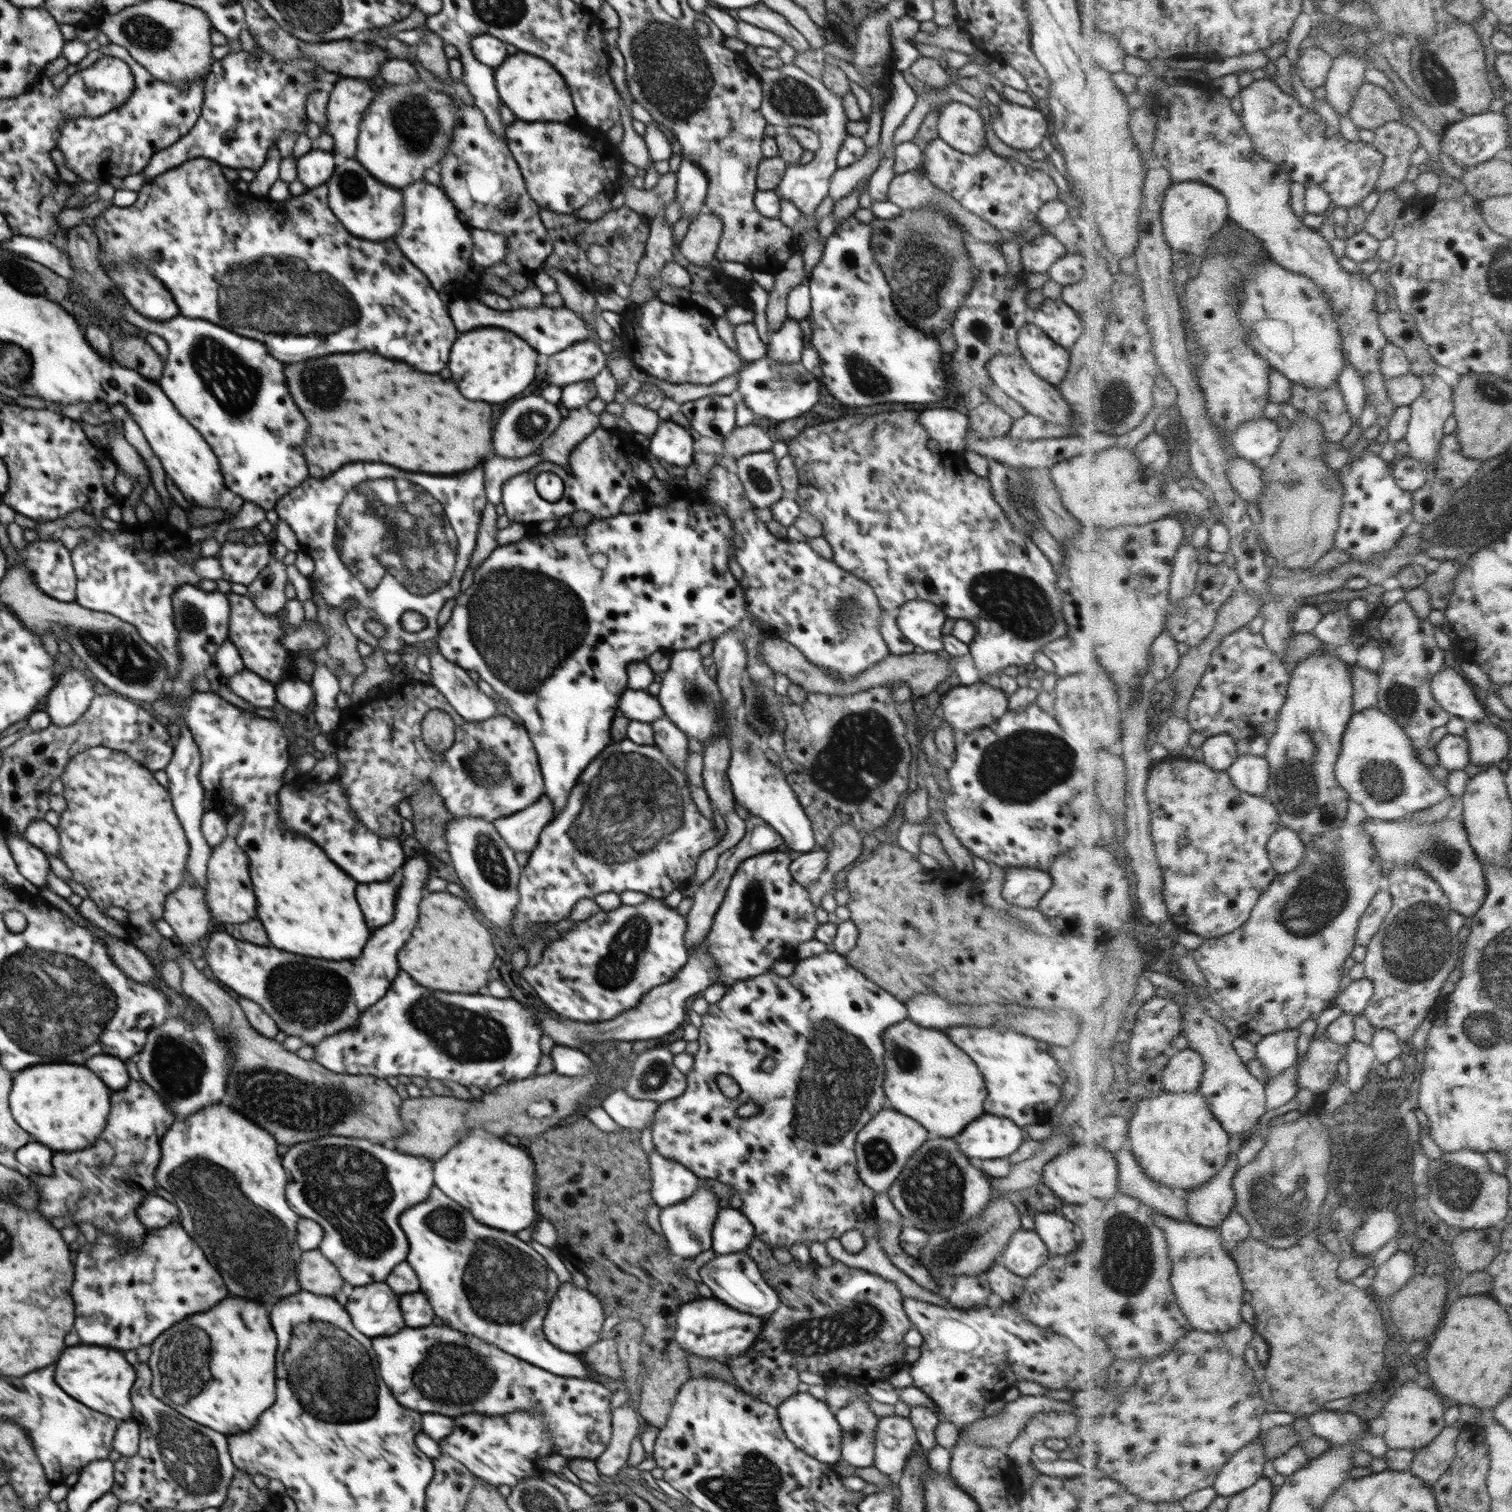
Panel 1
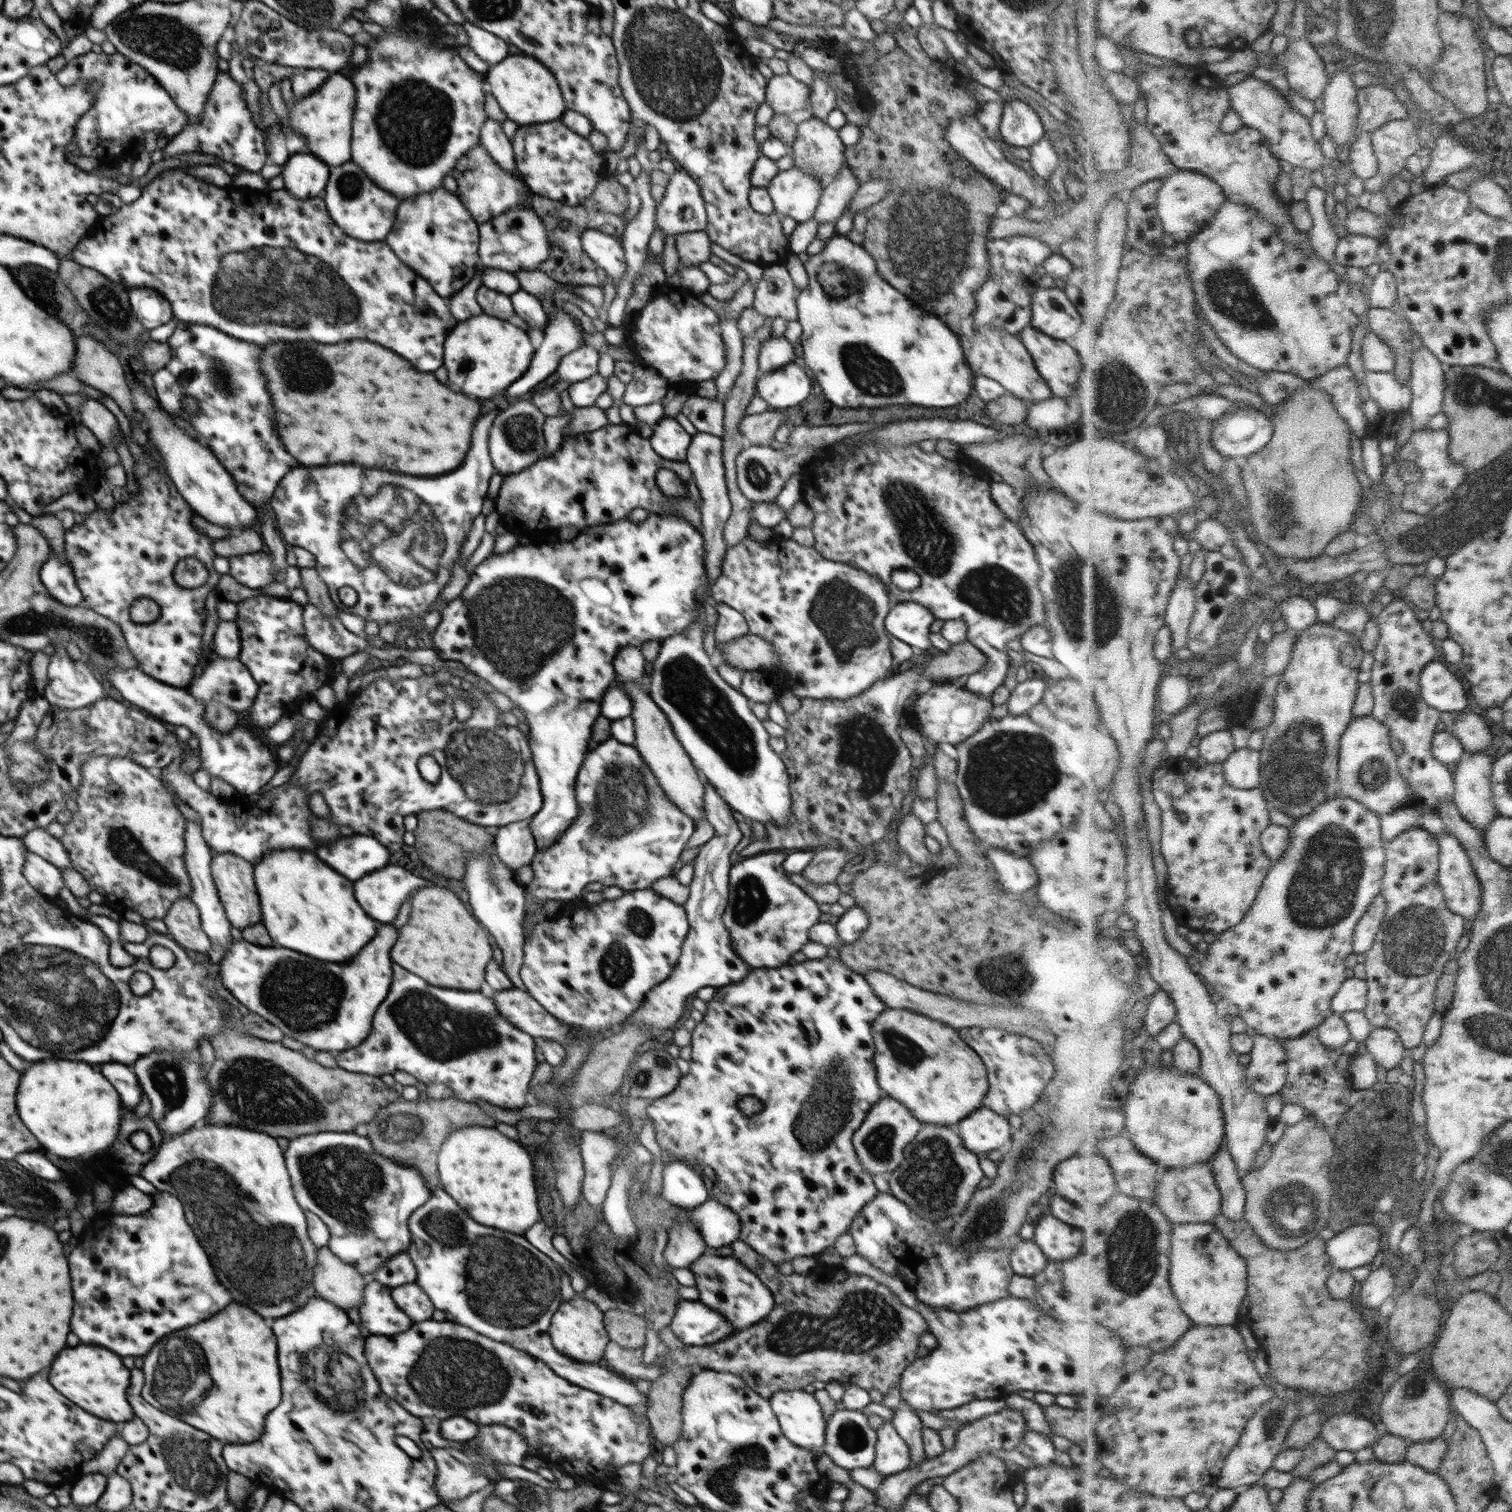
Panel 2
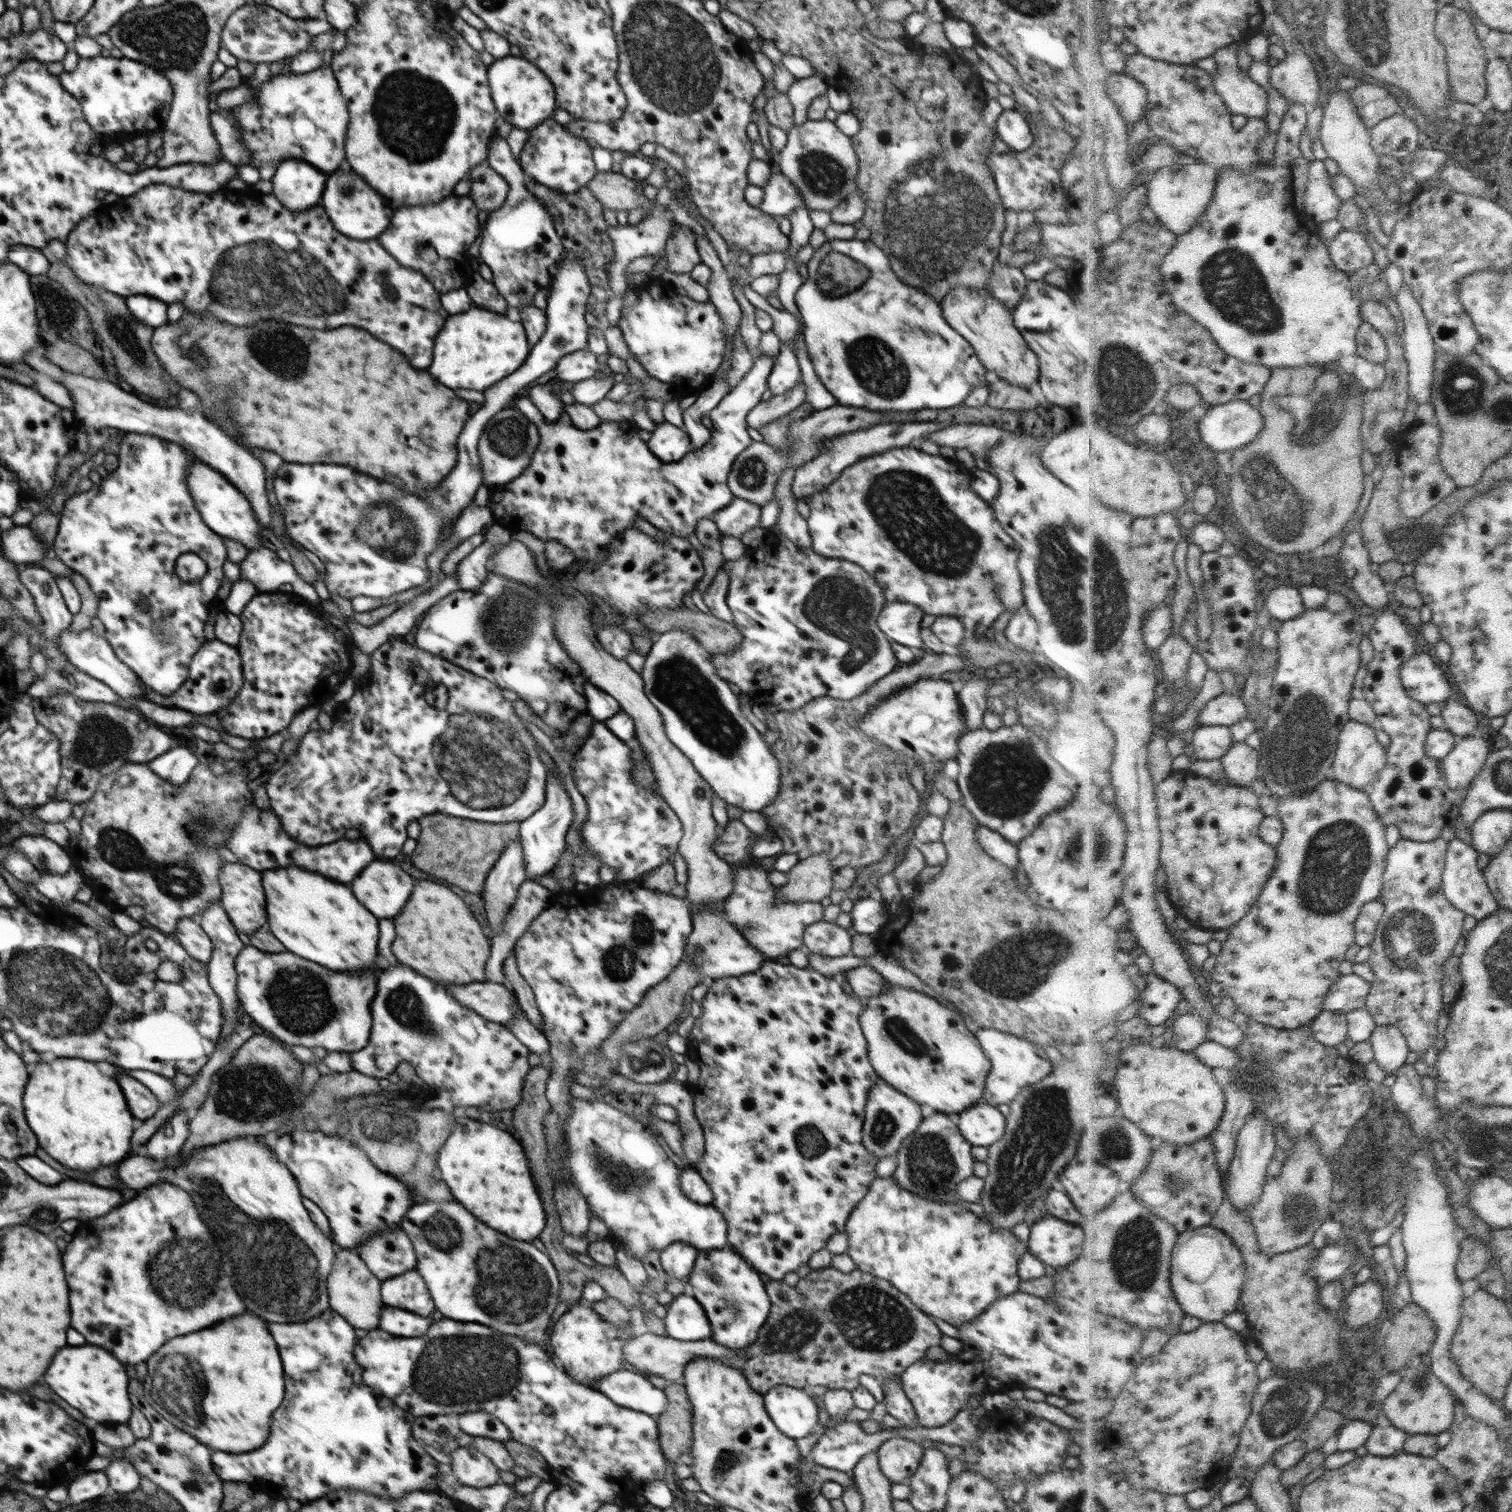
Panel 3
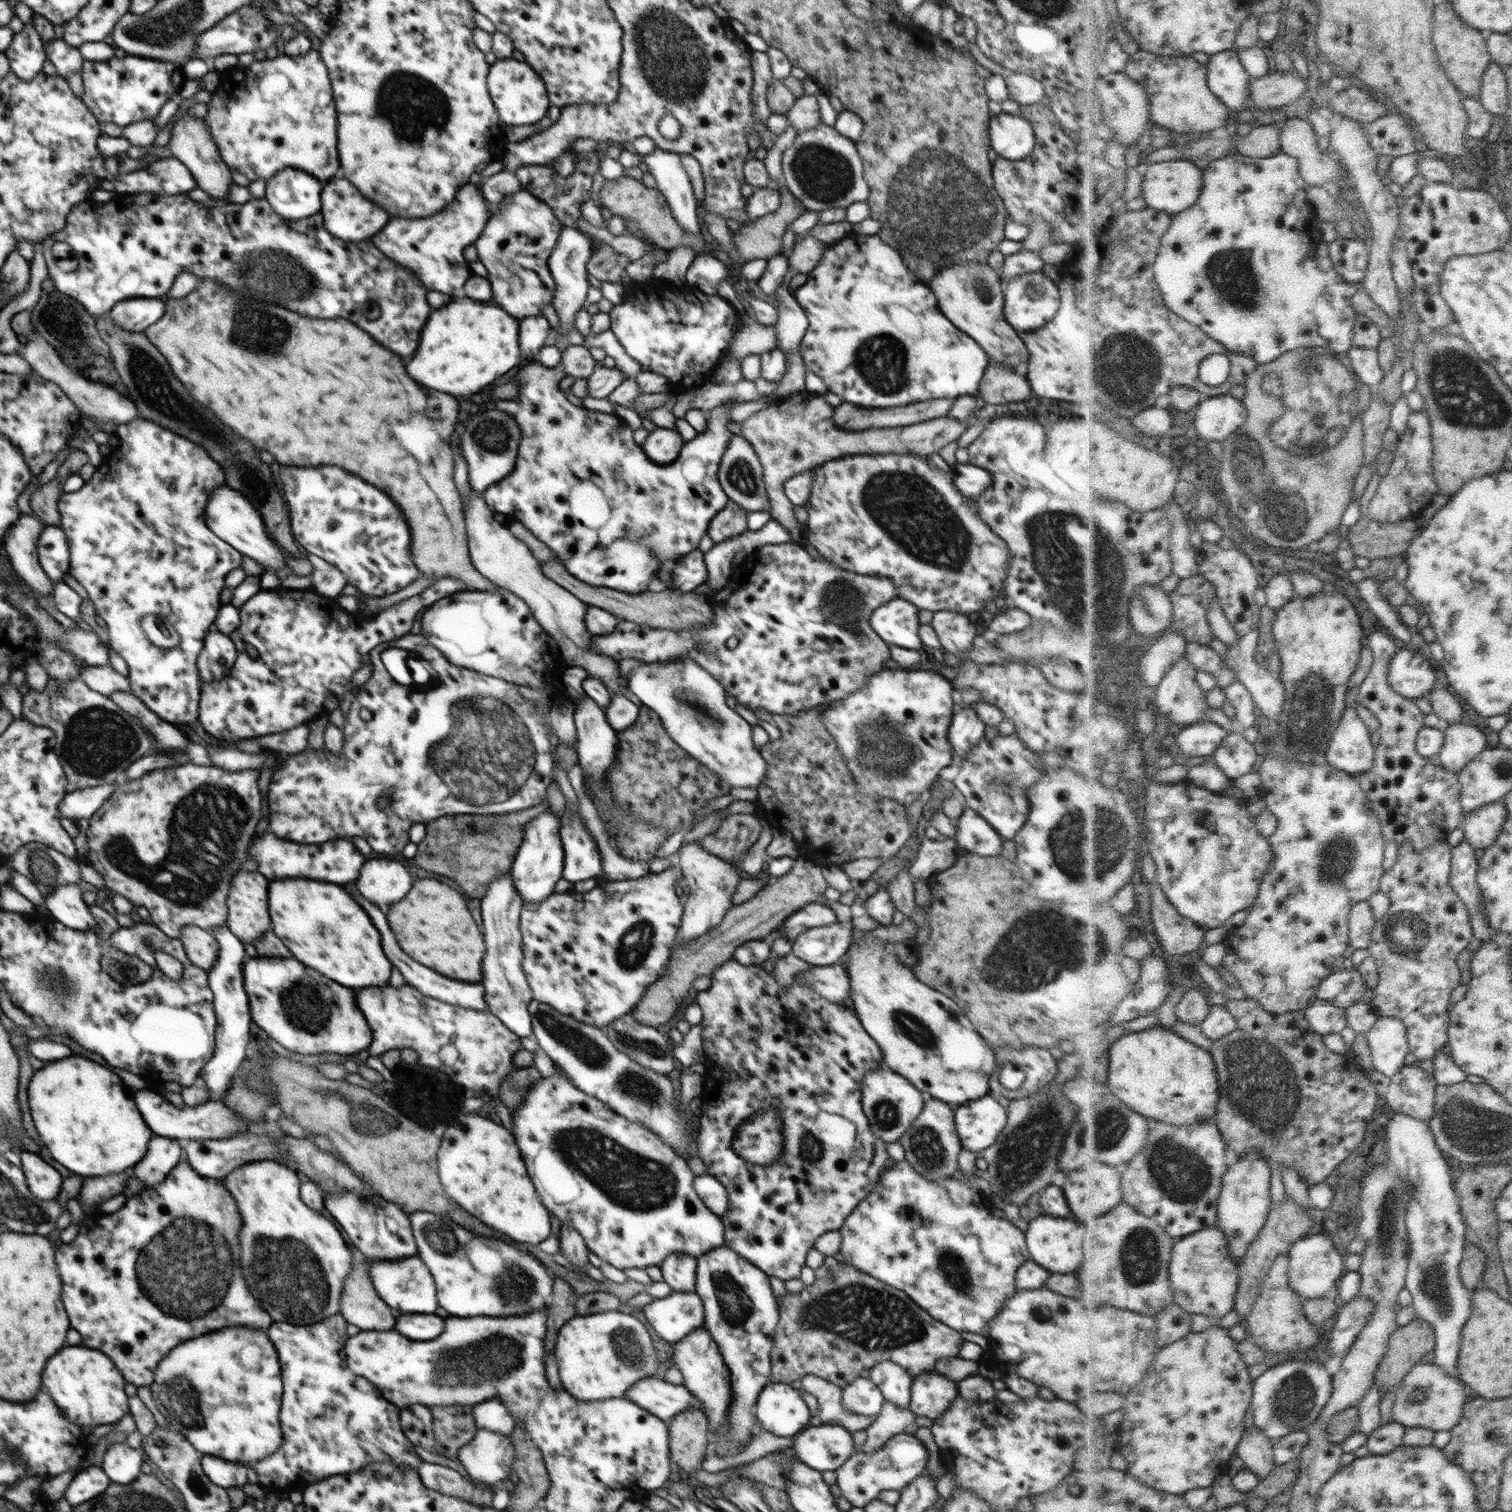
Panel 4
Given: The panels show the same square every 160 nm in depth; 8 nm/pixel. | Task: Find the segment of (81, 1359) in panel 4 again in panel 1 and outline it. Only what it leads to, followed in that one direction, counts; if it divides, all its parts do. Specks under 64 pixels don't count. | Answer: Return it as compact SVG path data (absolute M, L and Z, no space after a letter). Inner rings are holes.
M70 1346L62 1352L54 1378L64 1392L88 1408L108 1414L120 1422L132 1420L130 1390L136 1380L136 1372L120 1352L98 1346Z

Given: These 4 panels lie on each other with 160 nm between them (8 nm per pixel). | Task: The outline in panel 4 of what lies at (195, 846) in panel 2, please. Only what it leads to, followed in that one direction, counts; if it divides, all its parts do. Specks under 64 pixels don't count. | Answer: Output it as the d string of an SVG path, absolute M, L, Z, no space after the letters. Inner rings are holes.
M226 926L214 927L212 935L218 941L219 949L215 965L207 971L208 982L214 996L214 1009L217 1017L215 1032L215 1052L212 1058L202 1067L201 1076L209 1088L211 1100L221 1100L231 1085L235 1072L243 1065L249 1055L250 1047L250 1000L244 989L243 964L248 956L242 942Z

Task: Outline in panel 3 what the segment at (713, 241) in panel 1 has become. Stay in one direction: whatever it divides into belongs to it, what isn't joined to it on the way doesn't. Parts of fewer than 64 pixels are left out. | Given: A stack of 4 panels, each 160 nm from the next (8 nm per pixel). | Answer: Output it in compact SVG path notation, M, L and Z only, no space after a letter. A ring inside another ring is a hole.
M678 226L677 231L668 237L665 257L667 258L667 270L676 274L690 273L697 264L701 263L695 236L688 227Z

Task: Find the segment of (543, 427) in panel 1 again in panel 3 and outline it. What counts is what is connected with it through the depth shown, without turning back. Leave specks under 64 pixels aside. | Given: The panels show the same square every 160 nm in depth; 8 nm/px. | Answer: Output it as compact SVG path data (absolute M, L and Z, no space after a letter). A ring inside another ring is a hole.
M505 408L495 414L485 426L477 446L483 466L484 486L491 489L518 478L530 464L530 459L538 448L539 442L538 427L516 408Z

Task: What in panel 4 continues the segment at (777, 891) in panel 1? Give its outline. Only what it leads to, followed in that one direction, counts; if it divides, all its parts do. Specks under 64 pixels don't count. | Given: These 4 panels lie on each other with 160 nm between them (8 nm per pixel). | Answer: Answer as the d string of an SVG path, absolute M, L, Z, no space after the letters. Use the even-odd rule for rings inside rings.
M820 902L810 903L793 912L783 924L774 929L768 936L769 941L785 934L791 942L801 933L812 927L833 925L838 922L834 911Z

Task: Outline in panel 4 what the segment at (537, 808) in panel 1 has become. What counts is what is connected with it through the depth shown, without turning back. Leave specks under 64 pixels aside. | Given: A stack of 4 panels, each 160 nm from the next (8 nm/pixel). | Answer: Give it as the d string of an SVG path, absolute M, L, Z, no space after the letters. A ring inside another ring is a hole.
M511 872L492 879L481 902L486 956L482 962L484 974L480 983L484 986L486 1011L494 1014L519 1038L531 1038L533 1030L528 1006L534 1001L534 996L522 970L523 948L519 929L519 916L524 902L515 889Z

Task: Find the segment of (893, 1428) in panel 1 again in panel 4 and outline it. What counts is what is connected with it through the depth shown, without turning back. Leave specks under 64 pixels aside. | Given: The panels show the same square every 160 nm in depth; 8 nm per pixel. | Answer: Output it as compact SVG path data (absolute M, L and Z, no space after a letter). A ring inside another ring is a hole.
M894 1435L889 1438L880 1450L870 1454L858 1450L838 1468L836 1472L837 1485L844 1497L853 1507L864 1508L868 1502L878 1499L883 1490L902 1491L926 1472L929 1453L924 1444L915 1435Z

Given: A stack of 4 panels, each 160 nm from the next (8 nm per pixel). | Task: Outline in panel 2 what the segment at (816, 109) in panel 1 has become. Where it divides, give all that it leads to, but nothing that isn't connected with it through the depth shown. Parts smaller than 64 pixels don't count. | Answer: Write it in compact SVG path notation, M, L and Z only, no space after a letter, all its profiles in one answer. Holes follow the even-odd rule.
M774 75L769 79L765 102L772 107L775 114L790 115L796 110L809 108L811 88L796 81L792 75ZM794 168L778 172L766 188L772 197L775 214L791 216L798 223L814 216L823 193L820 179Z

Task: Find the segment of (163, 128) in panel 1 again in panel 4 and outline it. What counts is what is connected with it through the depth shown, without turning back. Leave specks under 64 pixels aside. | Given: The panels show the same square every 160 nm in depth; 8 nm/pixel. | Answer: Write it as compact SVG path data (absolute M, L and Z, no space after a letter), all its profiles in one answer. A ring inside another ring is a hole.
M126 55L110 61L85 61L81 67L84 86L82 102L101 124L114 122L125 127L136 121L154 119L167 100L180 92L185 76L175 64Z

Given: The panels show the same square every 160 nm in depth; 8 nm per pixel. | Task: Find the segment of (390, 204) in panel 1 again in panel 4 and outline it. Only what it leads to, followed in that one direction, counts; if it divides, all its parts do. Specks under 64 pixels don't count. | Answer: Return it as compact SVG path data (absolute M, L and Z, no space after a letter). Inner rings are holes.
M346 178L340 180L330 180L323 185L321 194L321 213L324 217L324 226L328 232L331 232L336 238L342 240L366 240L380 232L388 224L390 215L386 214L383 208L378 208L370 200L366 200Z

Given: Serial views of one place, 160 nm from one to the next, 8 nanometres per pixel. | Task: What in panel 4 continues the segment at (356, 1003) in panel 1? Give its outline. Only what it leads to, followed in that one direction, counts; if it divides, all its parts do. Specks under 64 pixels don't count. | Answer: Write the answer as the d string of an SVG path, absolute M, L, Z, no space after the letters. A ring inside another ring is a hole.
M293 956L248 957L243 974L252 1021L291 1053L353 1056L371 1046L373 1032L356 1006L356 992L352 988L320 976L320 972L314 972Z

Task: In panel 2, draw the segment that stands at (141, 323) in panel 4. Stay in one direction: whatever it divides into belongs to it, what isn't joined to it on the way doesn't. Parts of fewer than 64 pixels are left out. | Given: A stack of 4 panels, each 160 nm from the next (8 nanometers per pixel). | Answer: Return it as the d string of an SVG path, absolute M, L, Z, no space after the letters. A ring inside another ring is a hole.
M138 287L128 292L132 310L144 328L158 328L173 319L171 304L152 288Z

